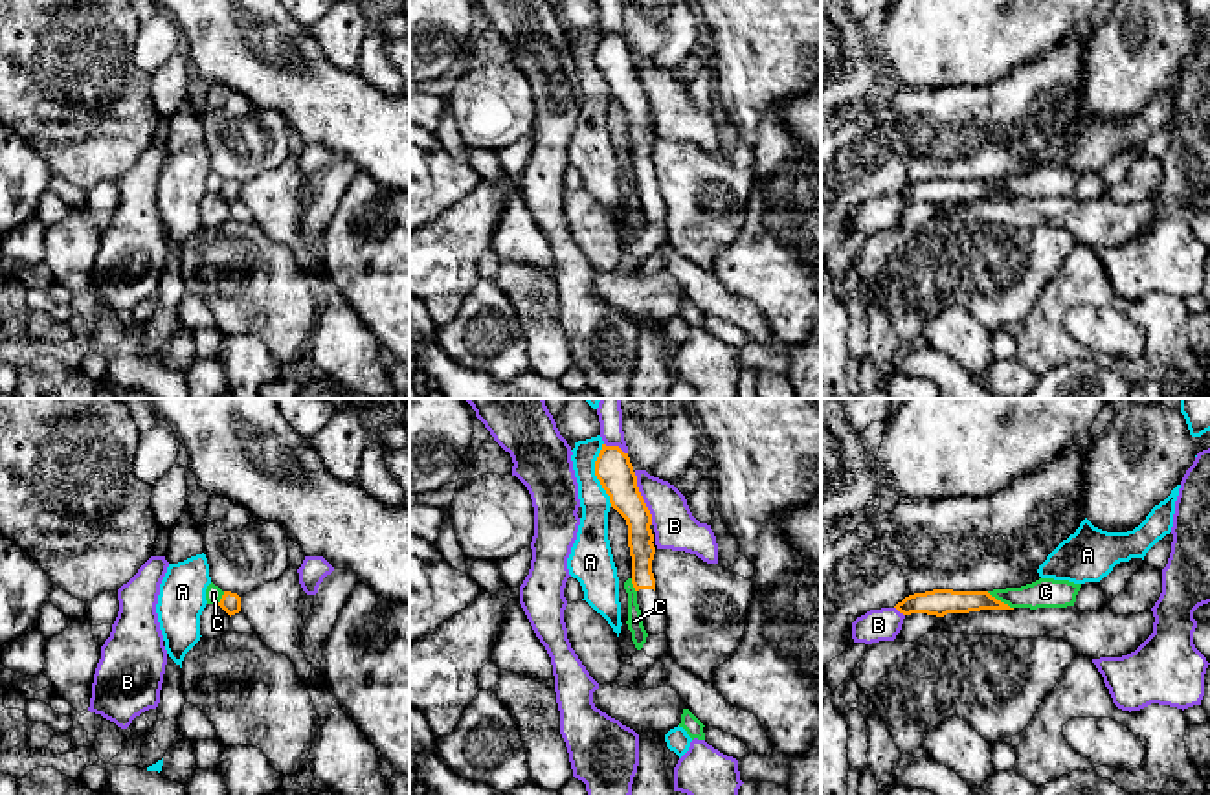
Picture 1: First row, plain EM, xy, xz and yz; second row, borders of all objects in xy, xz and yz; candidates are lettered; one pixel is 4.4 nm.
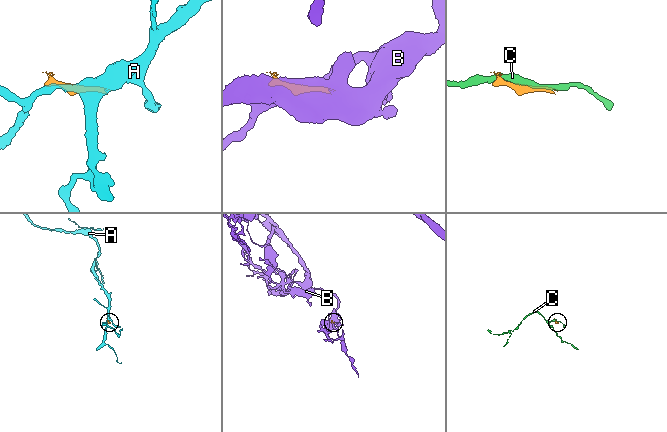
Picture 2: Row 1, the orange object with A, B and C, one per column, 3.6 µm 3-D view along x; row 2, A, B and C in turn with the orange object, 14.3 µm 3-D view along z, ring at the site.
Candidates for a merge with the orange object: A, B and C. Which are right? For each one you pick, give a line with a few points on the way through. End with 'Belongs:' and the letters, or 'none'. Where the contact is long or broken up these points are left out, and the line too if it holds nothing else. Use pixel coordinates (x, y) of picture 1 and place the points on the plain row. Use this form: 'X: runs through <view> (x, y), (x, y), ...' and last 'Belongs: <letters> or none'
Belongs: none

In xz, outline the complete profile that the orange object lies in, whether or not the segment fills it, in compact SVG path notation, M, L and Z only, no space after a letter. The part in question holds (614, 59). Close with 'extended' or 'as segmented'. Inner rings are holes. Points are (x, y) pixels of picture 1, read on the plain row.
M606 35L595 50L595 64L610 84L611 95L626 108L628 136L632 145L632 173L646 222L667 220L667 204L659 193L652 149L655 143L652 123L652 103L639 81L637 64L628 42L619 35Z | extended

